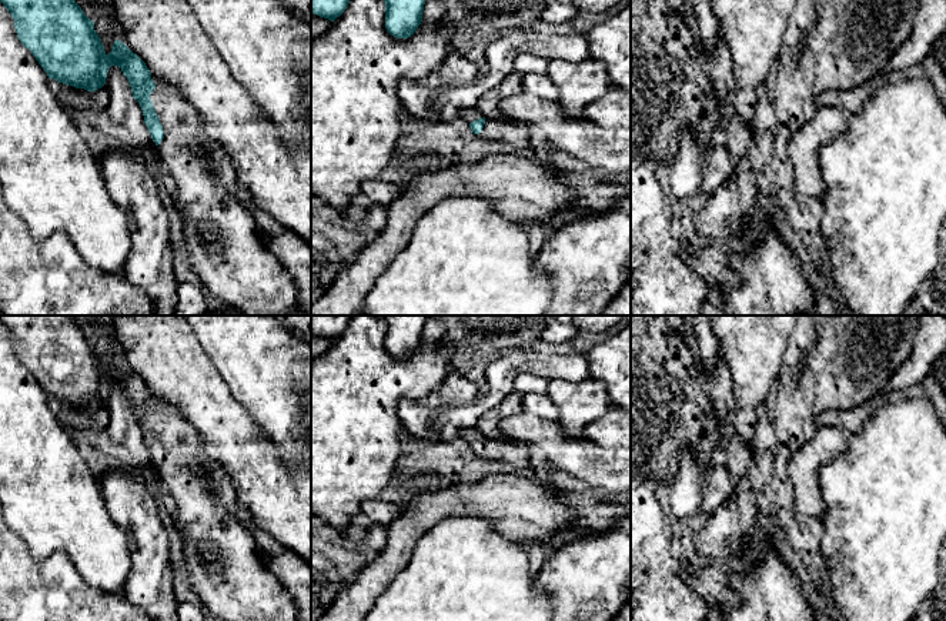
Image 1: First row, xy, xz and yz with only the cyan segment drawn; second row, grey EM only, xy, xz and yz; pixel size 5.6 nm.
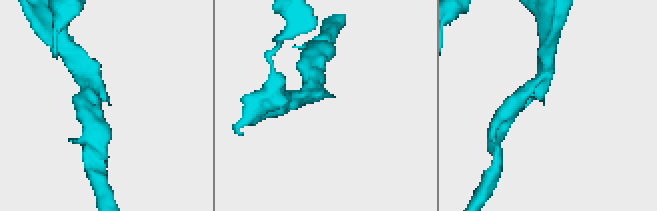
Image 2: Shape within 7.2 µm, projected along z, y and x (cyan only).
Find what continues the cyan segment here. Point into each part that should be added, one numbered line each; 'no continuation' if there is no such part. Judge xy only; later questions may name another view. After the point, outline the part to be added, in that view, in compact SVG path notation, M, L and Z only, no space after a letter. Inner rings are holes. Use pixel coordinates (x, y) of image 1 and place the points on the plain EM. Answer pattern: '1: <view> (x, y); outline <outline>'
1: xy (220, 556); outline M157 403L150 415L163 445L164 458L156 465L161 485L176 504L174 528L180 540L184 568L193 590L217 621L298 621L294 598L280 580L261 562L255 534L241 525L210 490L213 454L200 443L195 428L173 407Z

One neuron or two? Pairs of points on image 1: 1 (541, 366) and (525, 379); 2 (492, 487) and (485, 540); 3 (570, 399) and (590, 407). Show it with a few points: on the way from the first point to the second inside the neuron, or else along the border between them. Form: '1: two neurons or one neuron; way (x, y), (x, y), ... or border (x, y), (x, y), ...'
1: two neurons; border (524, 371), (544, 376), (550, 380)
2: two neurons; border (455, 516), (480, 516), (502, 536), (517, 541)
3: one neuron; way (574, 401), (585, 403)

